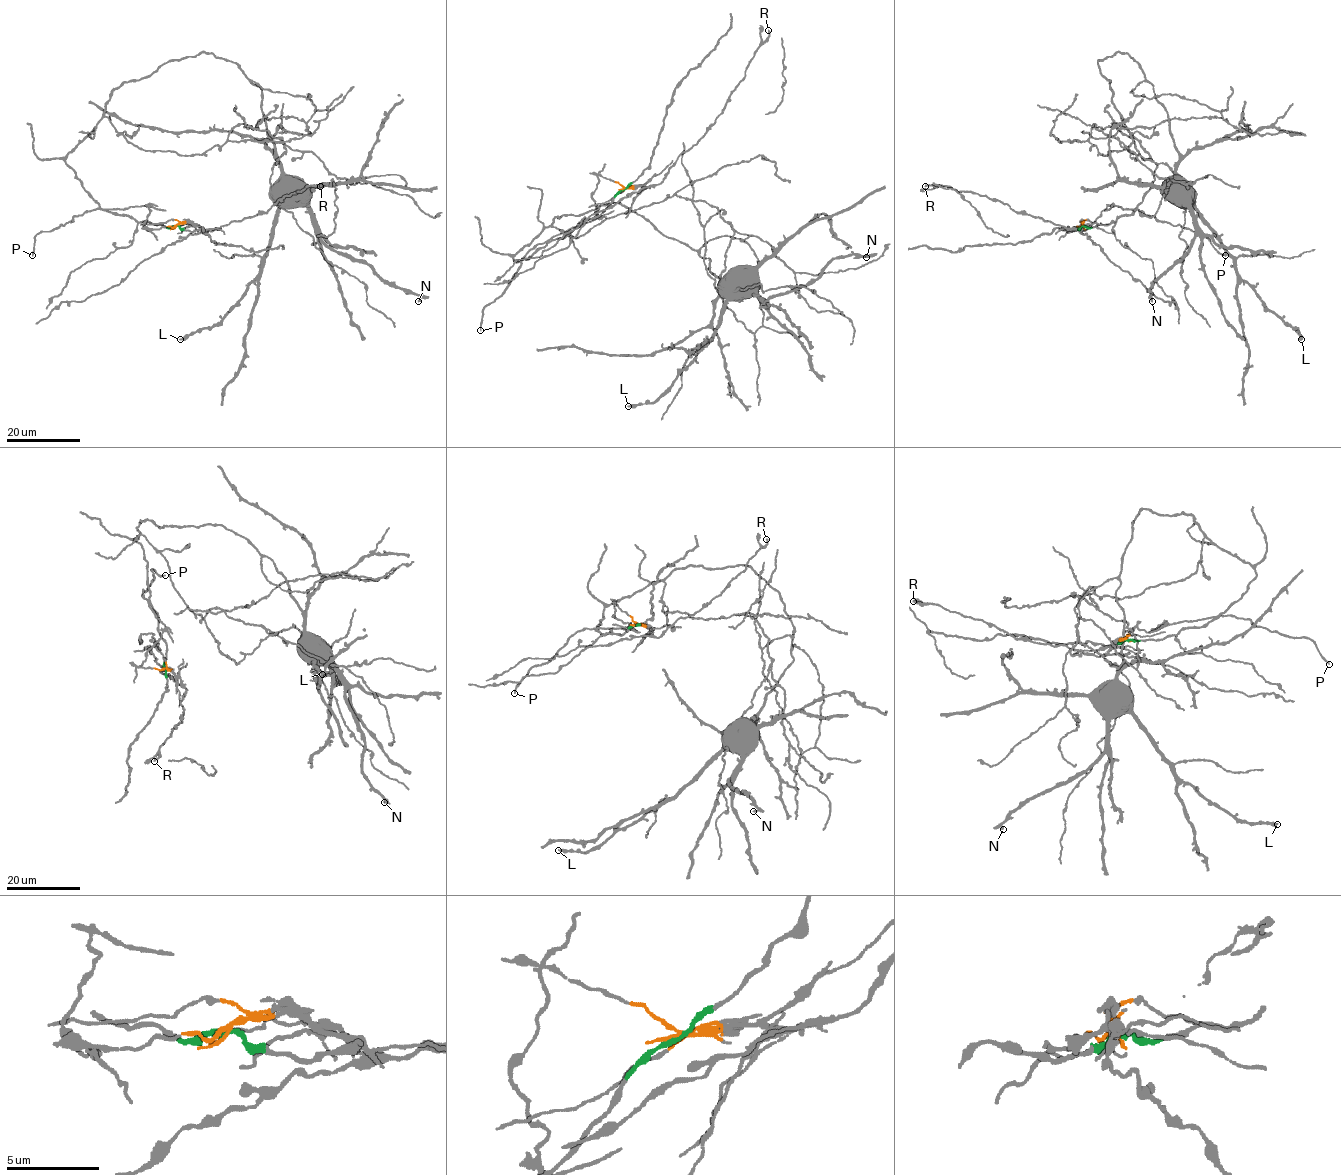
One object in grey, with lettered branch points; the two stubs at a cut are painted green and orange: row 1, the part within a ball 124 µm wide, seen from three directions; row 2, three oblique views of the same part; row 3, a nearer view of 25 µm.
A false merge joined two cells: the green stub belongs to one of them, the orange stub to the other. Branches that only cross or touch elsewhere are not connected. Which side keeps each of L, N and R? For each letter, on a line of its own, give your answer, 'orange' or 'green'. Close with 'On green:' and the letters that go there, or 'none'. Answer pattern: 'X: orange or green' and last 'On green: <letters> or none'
L: green
N: green
R: orange
On green: L, N

